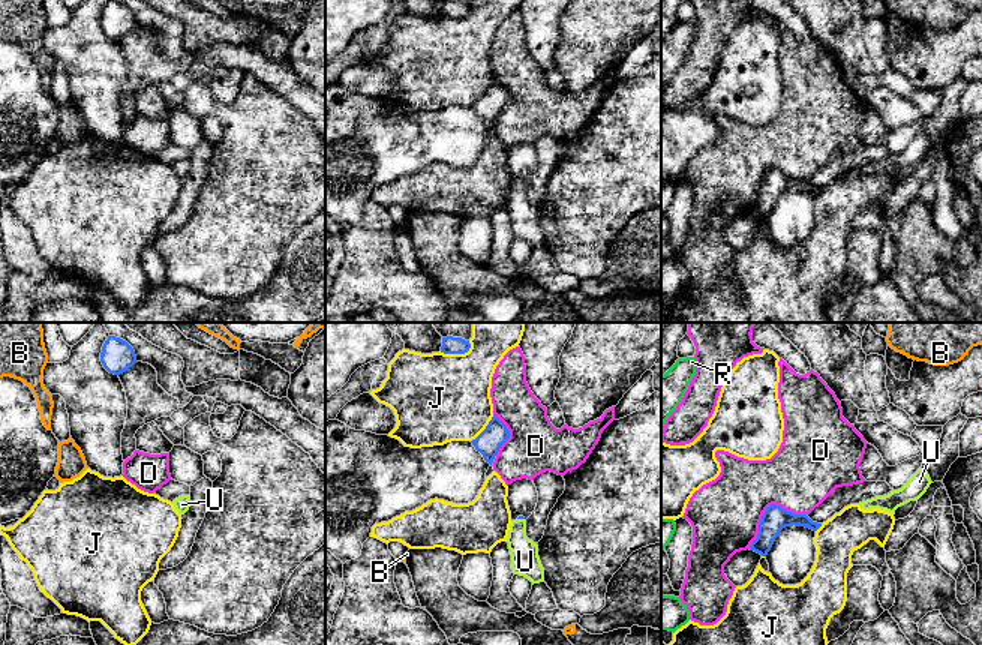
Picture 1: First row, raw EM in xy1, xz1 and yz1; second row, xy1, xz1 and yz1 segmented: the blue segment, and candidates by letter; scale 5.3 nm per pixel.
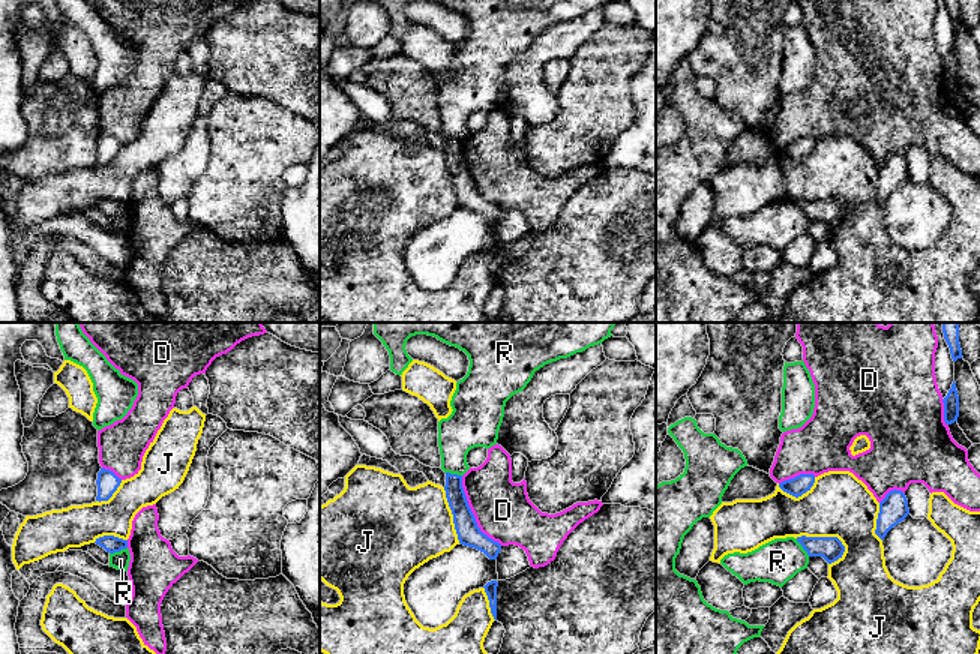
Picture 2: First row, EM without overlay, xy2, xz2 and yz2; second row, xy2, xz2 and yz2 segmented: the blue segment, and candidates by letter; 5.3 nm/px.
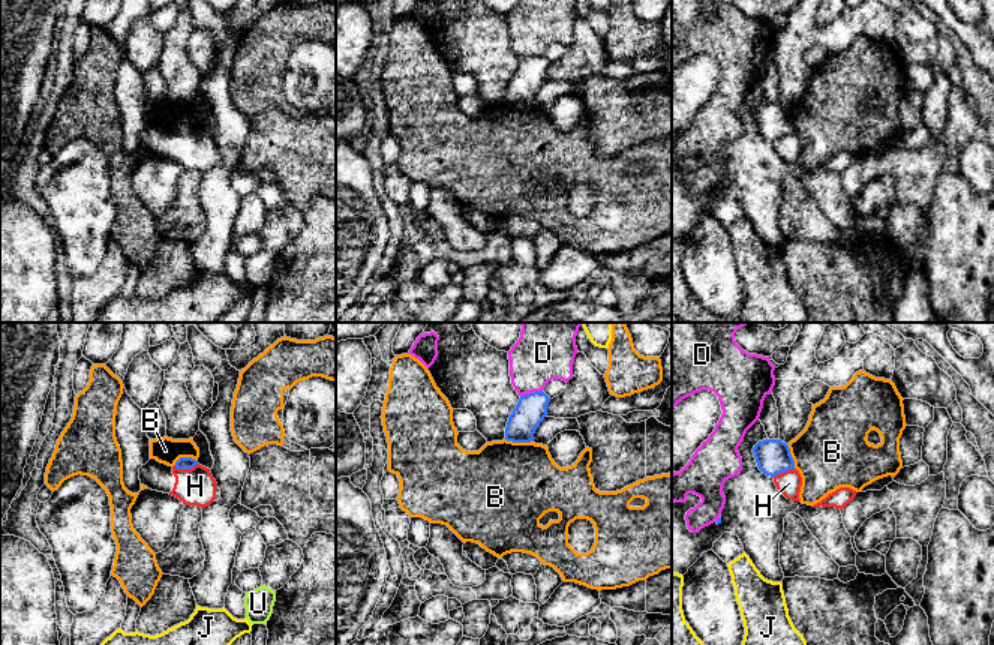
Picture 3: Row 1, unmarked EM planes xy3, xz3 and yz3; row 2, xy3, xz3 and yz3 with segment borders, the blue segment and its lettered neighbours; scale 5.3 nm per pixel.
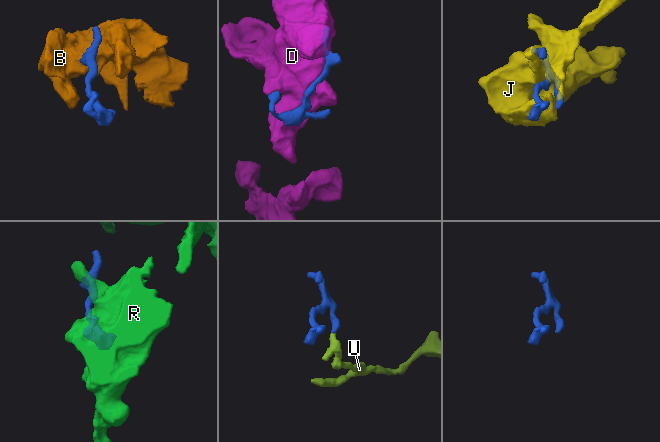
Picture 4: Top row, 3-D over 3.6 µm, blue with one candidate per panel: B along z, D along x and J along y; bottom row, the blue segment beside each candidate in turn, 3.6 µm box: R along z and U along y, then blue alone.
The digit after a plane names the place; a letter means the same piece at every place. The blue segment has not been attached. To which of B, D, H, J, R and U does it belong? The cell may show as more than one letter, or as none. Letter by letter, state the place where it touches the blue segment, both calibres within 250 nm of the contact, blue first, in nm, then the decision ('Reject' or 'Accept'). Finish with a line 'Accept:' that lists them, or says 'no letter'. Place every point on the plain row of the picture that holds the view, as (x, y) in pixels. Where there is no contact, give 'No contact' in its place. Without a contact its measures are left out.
B: Touches blue at xz3 (519, 105). Thickness 160 nm (blue) against 480 nm. Reject
D: Touches blue at yz1 (766, 173). Thickness 140 nm (blue) against 380 nm. Reject
H: Touches blue at xy3 (185, 132). Thickness 60 nm (blue) against 200 nm. Reject
J: Touches blue at yz2 (823, 201). Thickness 130 nm (blue) against 340 nm. Reject
R: Touches blue at xy2 (117, 215). Thickness 90 nm (blue) against 100 nm. Reject
U: Touches blue at xz1 (520, 182). Thickness 20 nm (blue) against 160 nm. Accept
Accept: U

